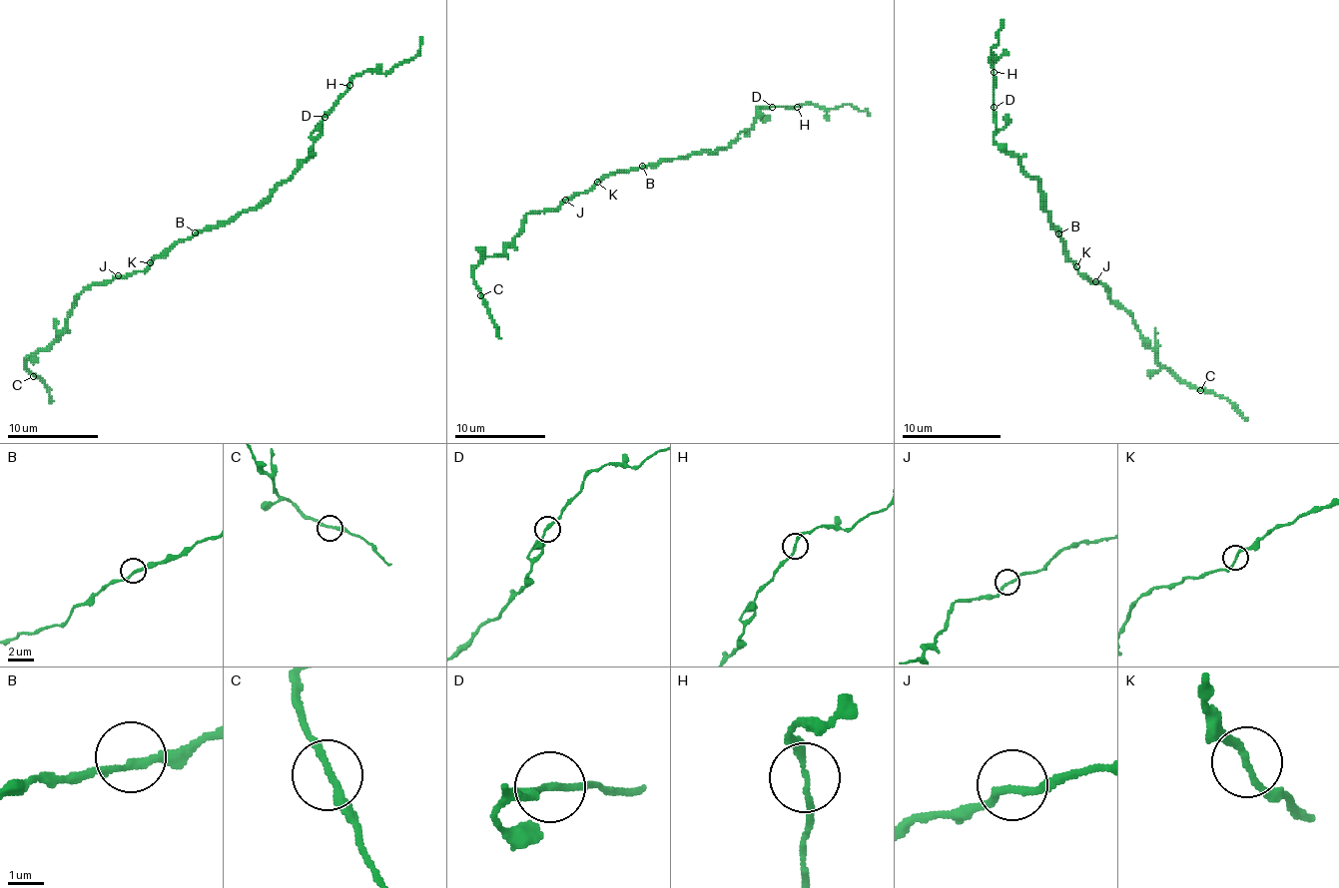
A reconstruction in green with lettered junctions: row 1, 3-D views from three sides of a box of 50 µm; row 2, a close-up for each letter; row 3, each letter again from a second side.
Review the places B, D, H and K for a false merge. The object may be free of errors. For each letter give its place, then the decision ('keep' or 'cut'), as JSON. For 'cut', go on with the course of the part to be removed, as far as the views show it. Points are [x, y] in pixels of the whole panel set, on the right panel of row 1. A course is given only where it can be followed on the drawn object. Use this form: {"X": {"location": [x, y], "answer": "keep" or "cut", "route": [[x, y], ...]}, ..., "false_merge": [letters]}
{"B": {"location": [1058, 233], "answer": "keep"}, "D": {"location": [994, 107], "answer": "keep"}, "H": {"location": [994, 72], "answer": "keep"}, "K": {"location": [1076, 266], "answer": "cut", "route": [[1075, 266], [1083, 276], [1105, 288], [1108, 296], [1132, 318], [1140, 335], [1172, 373], [1225, 398], [1247, 418]]}, "false_merge": ["K"]}

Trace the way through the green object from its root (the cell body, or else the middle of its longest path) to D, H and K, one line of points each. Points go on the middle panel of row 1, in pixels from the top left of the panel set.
D: (644, 168), (667, 159), (683, 159), (688, 154), (717, 152), (751, 127), (761, 107), (772, 107)
H: (644, 168), (667, 159), (683, 159), (688, 154), (717, 152), (726, 148), (751, 127), (761, 107), (797, 107)
K: (644, 168), (617, 170), (603, 175), (596, 182)

